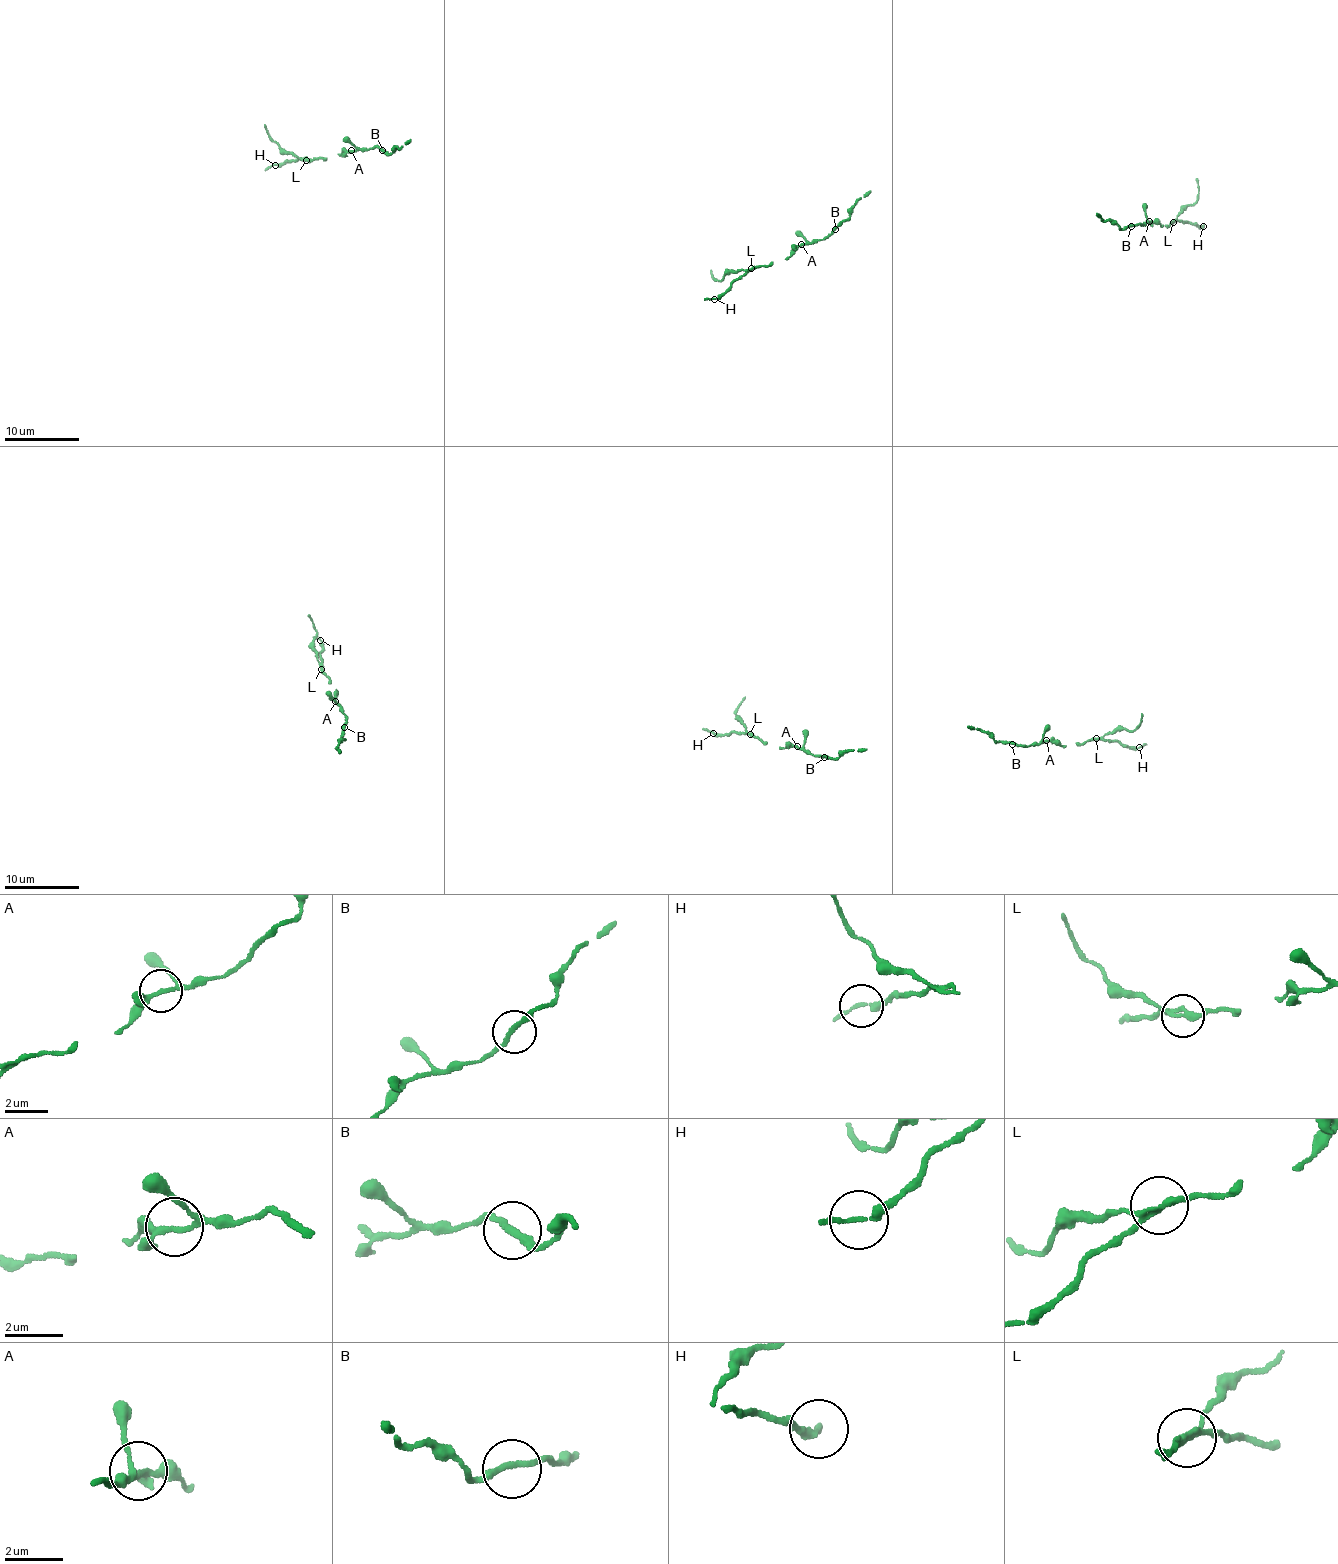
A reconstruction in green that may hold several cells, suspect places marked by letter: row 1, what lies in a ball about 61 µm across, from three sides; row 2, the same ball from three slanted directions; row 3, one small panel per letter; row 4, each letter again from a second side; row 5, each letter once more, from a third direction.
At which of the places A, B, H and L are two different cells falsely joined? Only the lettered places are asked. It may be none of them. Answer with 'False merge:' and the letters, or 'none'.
False merge: L

